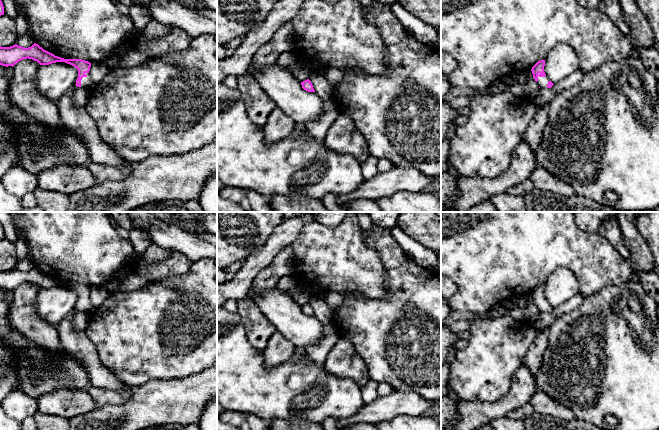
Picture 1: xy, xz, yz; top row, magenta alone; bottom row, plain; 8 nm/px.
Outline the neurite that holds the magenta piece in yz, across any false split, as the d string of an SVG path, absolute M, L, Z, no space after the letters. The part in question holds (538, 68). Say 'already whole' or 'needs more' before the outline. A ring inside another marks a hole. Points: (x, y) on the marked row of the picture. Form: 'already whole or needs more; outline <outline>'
already whole; outline M540 60L538 61L531 69L532 74L533 74L533 78L535 79L535 81L538 81L539 77L546 77L546 74L544 72L544 66L545 66L545 60Z

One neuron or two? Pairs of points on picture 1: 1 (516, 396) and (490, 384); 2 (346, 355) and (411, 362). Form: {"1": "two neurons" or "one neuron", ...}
{"1": "two neurons", "2": "two neurons"}

